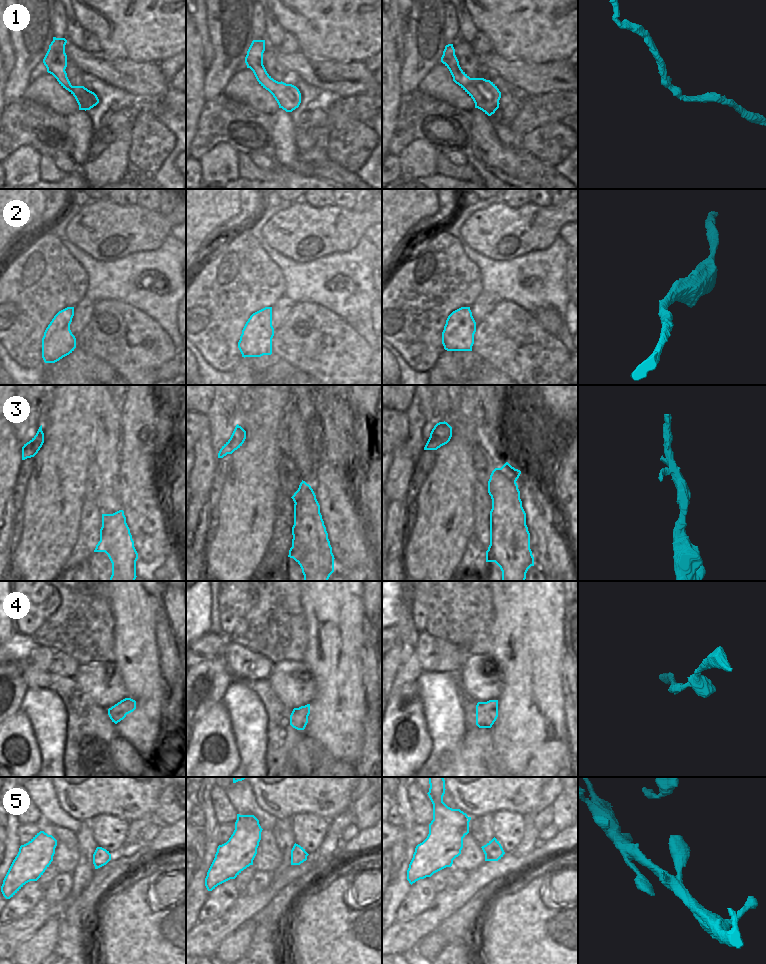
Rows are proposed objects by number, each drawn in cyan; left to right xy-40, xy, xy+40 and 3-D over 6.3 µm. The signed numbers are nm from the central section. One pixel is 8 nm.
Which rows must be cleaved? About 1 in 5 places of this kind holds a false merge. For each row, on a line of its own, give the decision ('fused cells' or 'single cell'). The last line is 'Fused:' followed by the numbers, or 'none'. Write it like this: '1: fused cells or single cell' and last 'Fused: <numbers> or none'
1: single cell
2: single cell
3: single cell
4: single cell
5: single cell
Fused: none

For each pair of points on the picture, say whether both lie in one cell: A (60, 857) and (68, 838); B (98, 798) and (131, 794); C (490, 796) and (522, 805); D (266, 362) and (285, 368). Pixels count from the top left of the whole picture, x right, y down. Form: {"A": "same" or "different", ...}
{"A": "same", "B": "same", "C": "same", "D": "same"}

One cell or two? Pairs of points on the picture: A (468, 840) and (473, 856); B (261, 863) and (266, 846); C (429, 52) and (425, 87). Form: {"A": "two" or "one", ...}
{"A": "one", "B": "one", "C": "two"}

